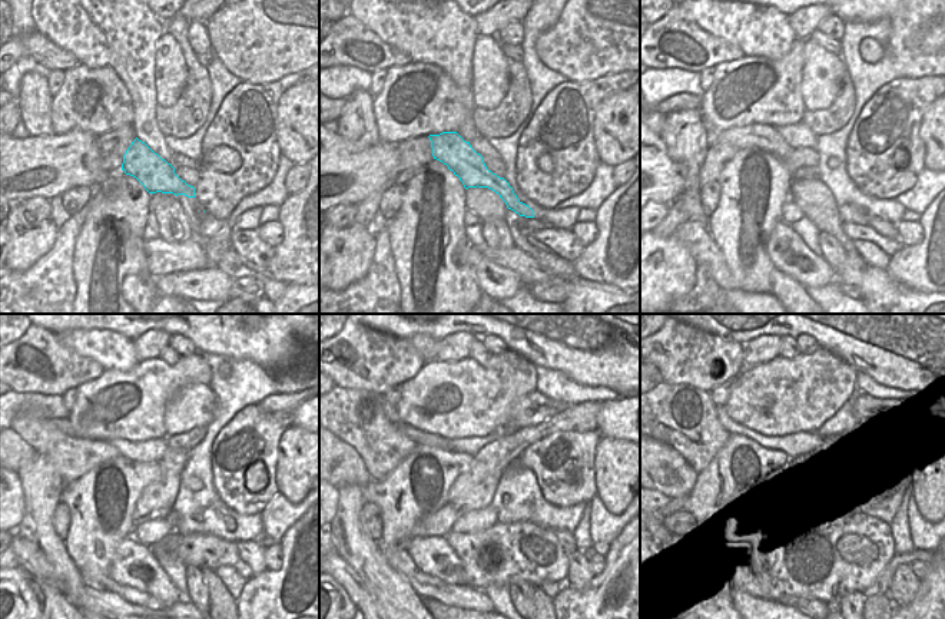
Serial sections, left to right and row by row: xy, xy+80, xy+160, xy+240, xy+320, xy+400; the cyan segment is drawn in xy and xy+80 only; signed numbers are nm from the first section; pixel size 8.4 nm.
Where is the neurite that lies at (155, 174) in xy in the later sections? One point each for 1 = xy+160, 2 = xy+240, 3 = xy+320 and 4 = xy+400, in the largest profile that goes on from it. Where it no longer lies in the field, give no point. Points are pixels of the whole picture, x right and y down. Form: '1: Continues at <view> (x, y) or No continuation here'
1: Continues at xy+160 (762, 136)
2: Continues at xy+240 (70, 457)
3: Continues at xy+320 (357, 417)
4: Continues at xy+400 (680, 416)

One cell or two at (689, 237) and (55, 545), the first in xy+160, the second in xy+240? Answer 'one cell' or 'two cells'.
two cells

